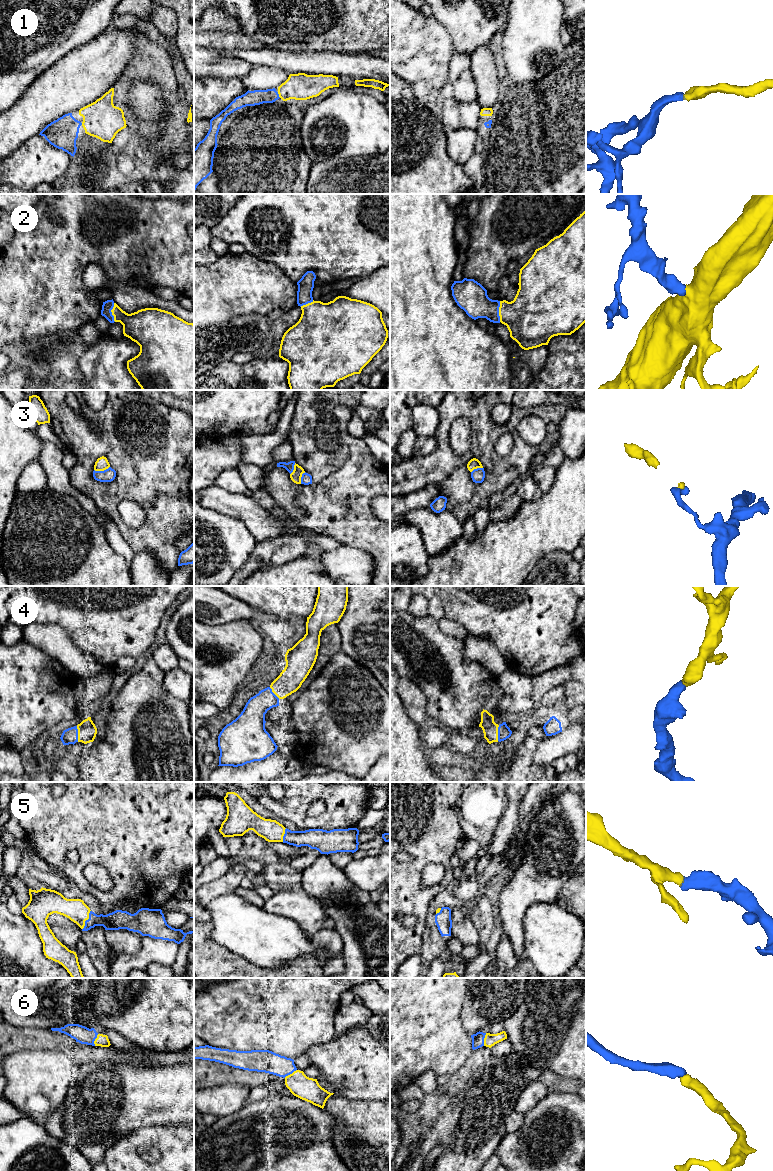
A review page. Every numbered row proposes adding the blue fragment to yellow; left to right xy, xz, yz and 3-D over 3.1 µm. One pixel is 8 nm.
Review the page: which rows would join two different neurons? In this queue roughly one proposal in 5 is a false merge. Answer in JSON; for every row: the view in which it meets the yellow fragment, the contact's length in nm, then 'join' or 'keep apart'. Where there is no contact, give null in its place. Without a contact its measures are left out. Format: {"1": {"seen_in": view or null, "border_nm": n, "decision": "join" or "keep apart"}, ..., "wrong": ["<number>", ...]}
{"1": {"seen_in": "xz", "border_nm": 50, "decision": "join"}, "2": {"seen_in": "yz", "border_nm": 170, "decision": "join"}, "3": {"seen_in": "xy", "border_nm": 130, "decision": "keep apart"}, "4": {"seen_in": "xy", "border_nm": 130, "decision": "join"}, "5": {"seen_in": "xy", "border_nm": 170, "decision": "join"}, "6": {"seen_in": "yz", "border_nm": 110, "decision": "join"}, "wrong": ["3"]}

